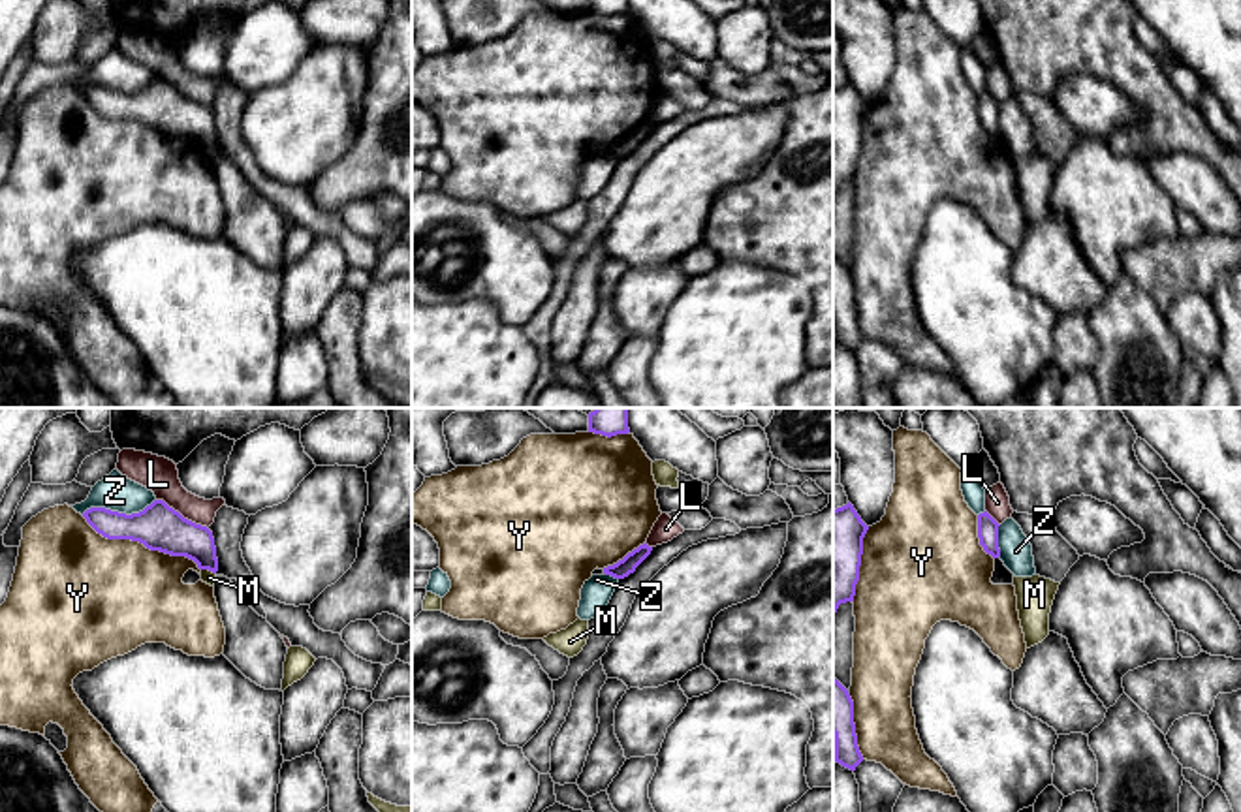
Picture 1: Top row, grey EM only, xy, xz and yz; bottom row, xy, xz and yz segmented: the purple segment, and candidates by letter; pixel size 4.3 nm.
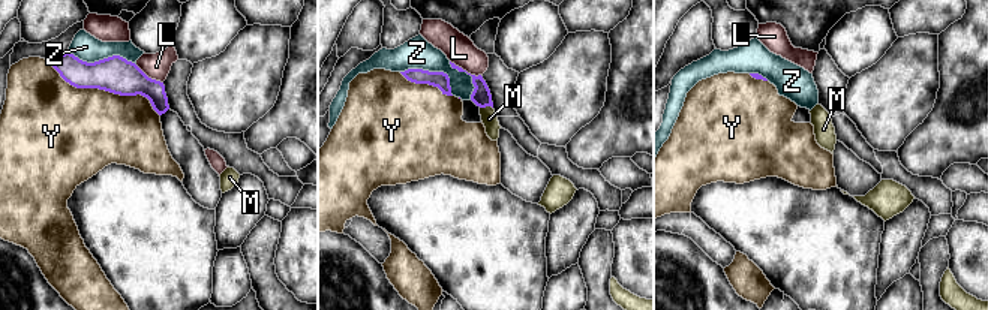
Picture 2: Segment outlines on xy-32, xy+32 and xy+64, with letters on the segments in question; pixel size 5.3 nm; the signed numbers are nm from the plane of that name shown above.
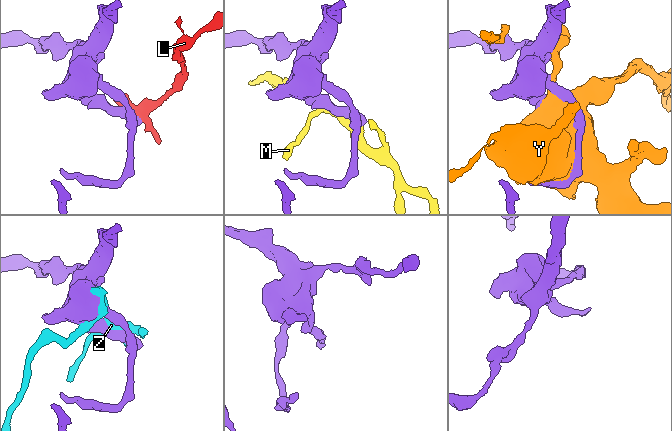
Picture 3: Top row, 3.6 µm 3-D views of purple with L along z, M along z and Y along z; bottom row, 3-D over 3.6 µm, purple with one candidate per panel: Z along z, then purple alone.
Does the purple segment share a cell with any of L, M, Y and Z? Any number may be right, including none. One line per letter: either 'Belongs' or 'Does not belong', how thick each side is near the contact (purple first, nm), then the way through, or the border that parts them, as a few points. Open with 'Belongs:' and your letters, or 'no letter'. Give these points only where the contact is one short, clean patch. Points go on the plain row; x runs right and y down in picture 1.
Belongs: no letter
L: Does not belong. Thickness 200 nm (purple) against 160 nm
M: Does not belong. Thickness 190 nm (purple) against 60 nm. Boundary: xy (202, 147), (215, 153)
Y: Does not belong. Thickness 200 nm (purple) against 480 nm
Z: Does not belong. Thickness 200 nm (purple) against 160 nm

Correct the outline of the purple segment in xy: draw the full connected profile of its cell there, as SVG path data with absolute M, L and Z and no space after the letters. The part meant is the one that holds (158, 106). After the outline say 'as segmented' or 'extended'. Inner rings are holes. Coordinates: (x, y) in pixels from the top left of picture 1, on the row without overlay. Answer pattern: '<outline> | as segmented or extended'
M154 79L143 90L132 94L105 86L90 86L83 96L107 118L139 120L150 130L186 135L199 148L218 150L212 111L207 105L184 98L164 79Z | as segmented

